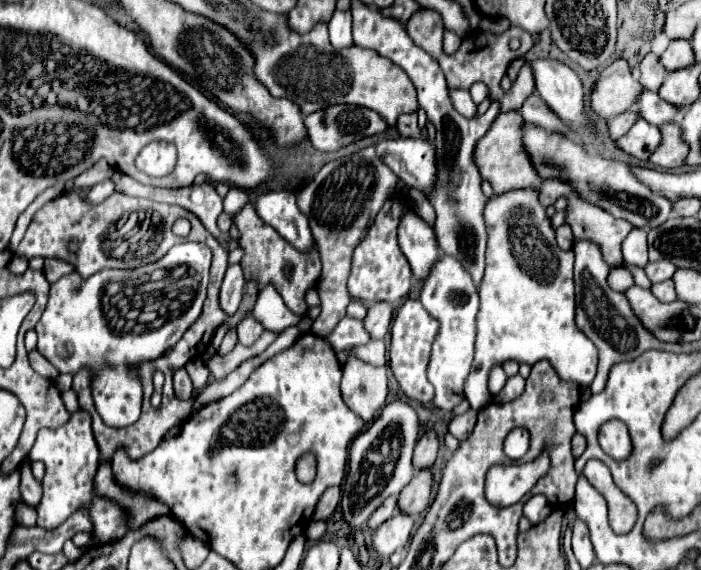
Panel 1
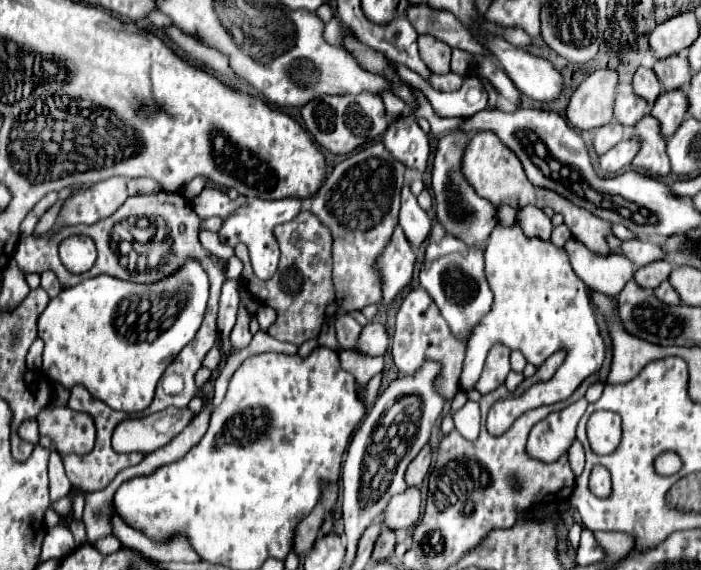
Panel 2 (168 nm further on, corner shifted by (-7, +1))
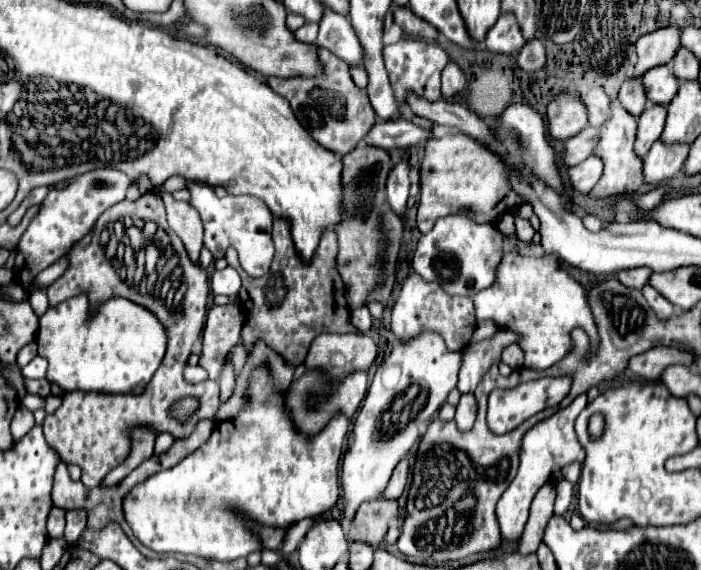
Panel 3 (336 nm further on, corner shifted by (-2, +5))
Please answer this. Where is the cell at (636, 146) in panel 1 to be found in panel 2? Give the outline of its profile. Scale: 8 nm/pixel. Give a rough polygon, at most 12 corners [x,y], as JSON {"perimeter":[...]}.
{"perimeter":[[623,139],[601,155],[599,171],[615,175],[631,165],[641,139]]}

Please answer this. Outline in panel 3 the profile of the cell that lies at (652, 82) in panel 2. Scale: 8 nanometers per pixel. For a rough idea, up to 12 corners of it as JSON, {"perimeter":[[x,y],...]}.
{"perimeter":[[626,79],[618,101],[630,115],[640,117],[646,93],[640,79]]}

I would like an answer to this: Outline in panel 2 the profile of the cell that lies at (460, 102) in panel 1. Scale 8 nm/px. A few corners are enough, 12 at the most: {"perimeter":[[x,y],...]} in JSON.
{"perimeter":[[455,73],[433,75],[431,87],[437,91],[457,91],[463,77]]}

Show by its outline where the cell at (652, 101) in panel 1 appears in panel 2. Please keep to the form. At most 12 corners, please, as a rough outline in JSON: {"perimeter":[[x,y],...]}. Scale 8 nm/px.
{"perimeter":[[631,81],[615,99],[615,119],[635,127],[651,105],[639,99]]}

